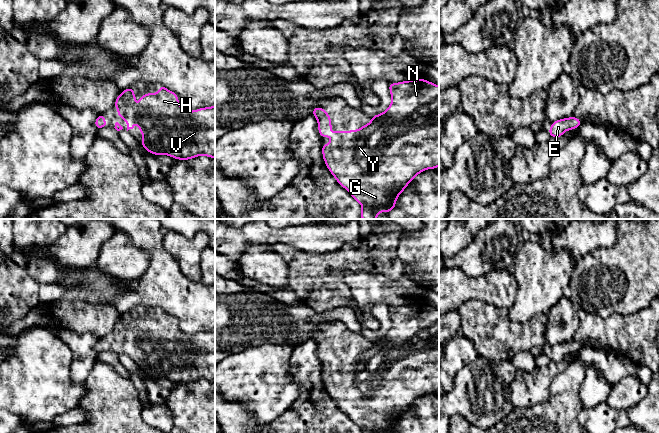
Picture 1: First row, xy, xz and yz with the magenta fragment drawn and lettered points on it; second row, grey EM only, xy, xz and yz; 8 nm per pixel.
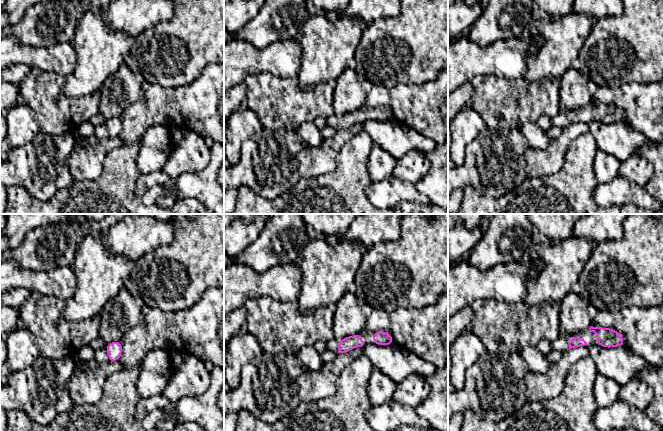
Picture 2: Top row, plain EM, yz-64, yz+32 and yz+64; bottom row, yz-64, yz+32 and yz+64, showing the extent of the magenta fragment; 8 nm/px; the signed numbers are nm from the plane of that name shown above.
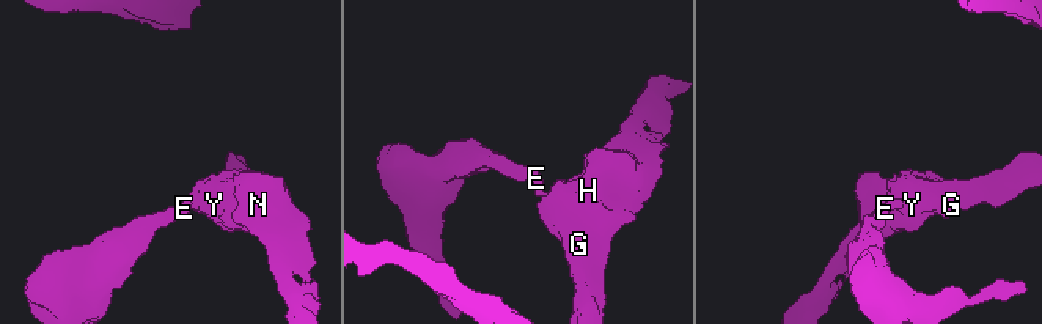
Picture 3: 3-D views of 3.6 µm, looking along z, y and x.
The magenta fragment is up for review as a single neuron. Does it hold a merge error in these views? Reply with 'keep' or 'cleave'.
keep

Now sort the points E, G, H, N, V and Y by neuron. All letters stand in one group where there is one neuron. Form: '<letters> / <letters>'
E G H N V Y

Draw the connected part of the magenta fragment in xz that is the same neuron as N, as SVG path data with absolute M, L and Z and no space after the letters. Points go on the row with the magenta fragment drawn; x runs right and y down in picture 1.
M423 78L389 83L391 104L383 113L371 116L371 122L364 124L358 131L340 129L331 132L330 115L317 106L312 115L317 119L321 138L331 137L330 144L322 144L322 156L326 167L336 181L361 204L362 219L376 219L381 211L387 214L396 206L396 200L408 184L421 172L439 166L439 86Z

